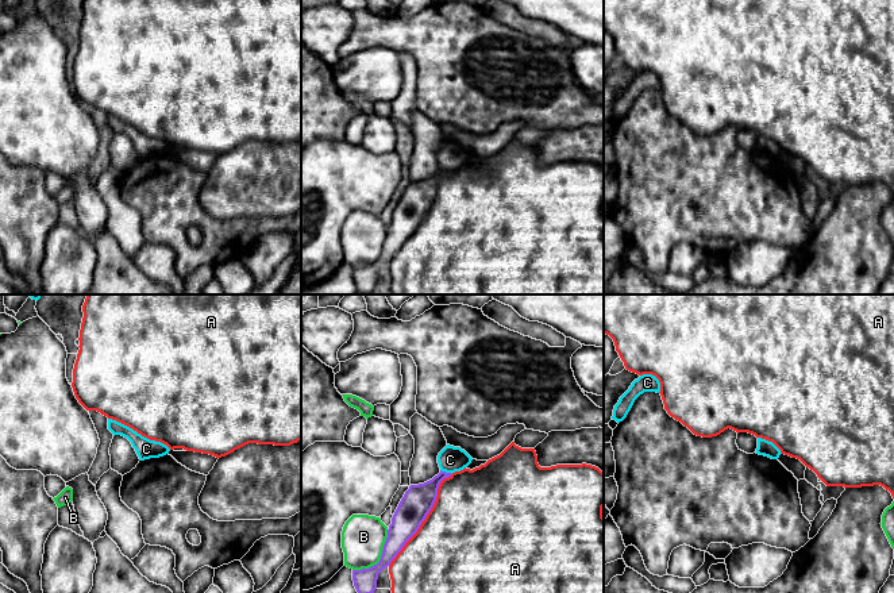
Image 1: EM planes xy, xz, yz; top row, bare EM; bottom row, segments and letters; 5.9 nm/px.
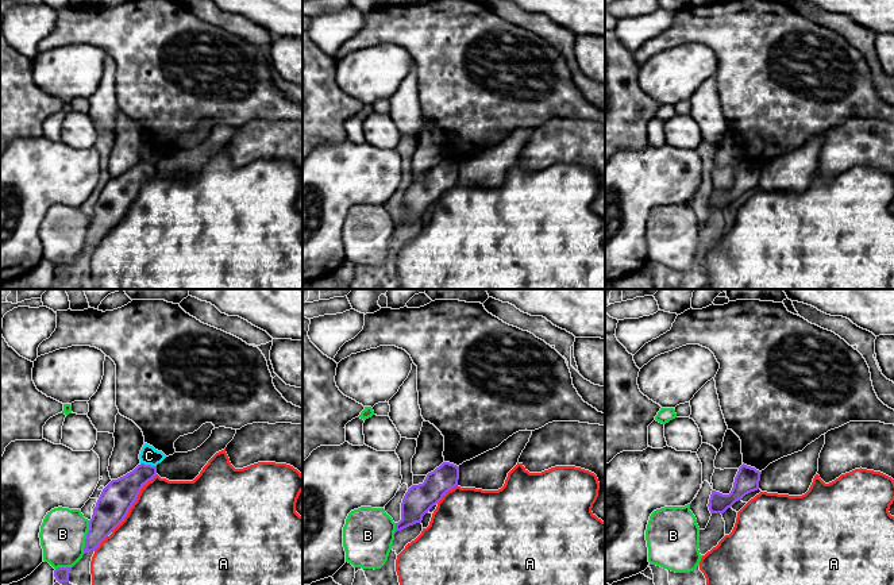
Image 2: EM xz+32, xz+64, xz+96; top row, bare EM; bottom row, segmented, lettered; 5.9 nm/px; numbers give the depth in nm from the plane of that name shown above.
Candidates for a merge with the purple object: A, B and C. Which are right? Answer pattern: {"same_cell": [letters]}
{"same_cell": []}

